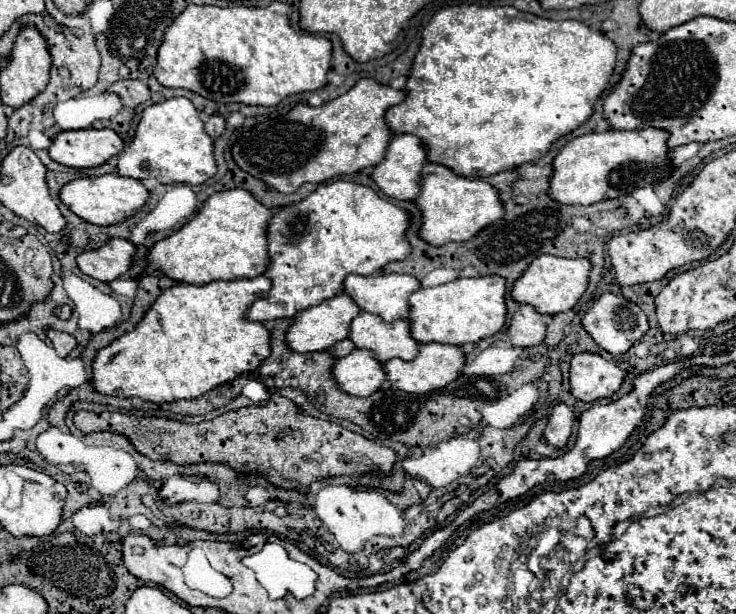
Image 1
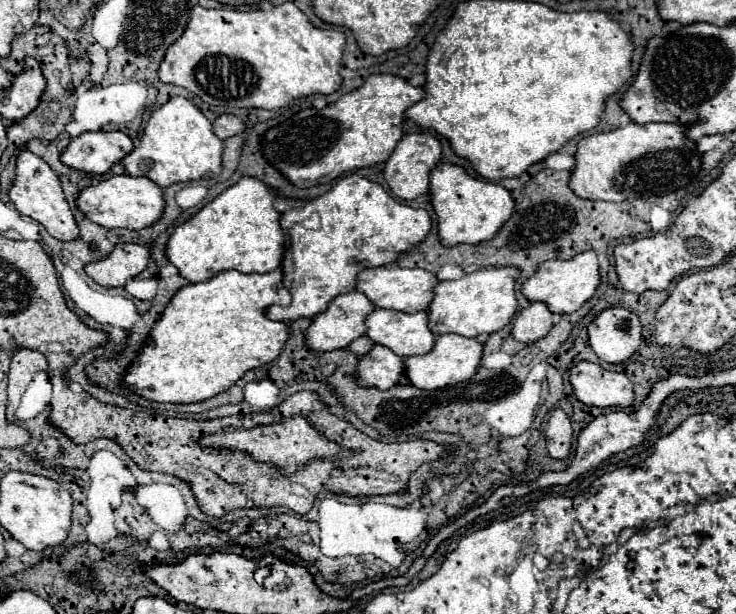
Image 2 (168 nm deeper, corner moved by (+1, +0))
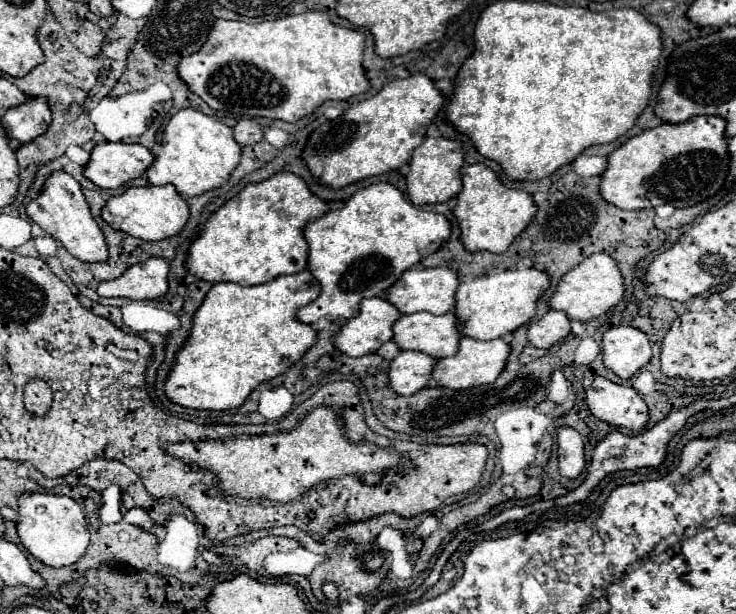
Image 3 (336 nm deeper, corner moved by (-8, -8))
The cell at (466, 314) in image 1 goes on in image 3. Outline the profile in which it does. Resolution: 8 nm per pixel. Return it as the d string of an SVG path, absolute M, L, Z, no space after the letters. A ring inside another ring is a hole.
M537 268L505 270L499 274L461 282L455 296L455 314L459 318L459 328L465 336L471 336L475 340L493 340L505 336L507 332L515 332L535 316L537 300L549 286L549 276Z

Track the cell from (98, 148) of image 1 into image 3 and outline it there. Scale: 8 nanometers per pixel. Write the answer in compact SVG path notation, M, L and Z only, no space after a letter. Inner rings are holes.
M101 142L91 152L85 176L99 188L115 190L145 172L153 160L155 156L141 144Z

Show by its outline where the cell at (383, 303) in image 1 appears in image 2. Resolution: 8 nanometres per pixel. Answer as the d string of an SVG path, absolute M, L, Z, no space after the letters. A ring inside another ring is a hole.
M396 264L362 270L356 278L356 290L366 294L366 298L370 298L370 302L376 308L386 308L386 310L396 310L406 314L426 310L432 302L432 290L436 284L438 284L438 278L432 272L422 268L400 268Z

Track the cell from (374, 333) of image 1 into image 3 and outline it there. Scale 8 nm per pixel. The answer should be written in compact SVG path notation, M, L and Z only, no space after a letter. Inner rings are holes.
M429 312L405 314L393 326L393 342L401 350L419 350L433 358L455 356L459 350L461 330L455 314L435 316Z

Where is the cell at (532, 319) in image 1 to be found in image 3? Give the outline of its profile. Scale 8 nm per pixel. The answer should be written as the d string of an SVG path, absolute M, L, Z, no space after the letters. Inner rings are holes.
M549 310L541 320L533 322L529 326L527 338L529 338L531 346L551 348L559 340L567 338L569 332L571 332L569 318L563 312L559 312L559 310Z

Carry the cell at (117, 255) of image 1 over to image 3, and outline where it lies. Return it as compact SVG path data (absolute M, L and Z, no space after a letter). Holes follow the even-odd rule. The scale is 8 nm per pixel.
M149 258L127 268L117 280L101 282L99 296L123 296L129 300L155 300L169 288L169 262L163 258Z

